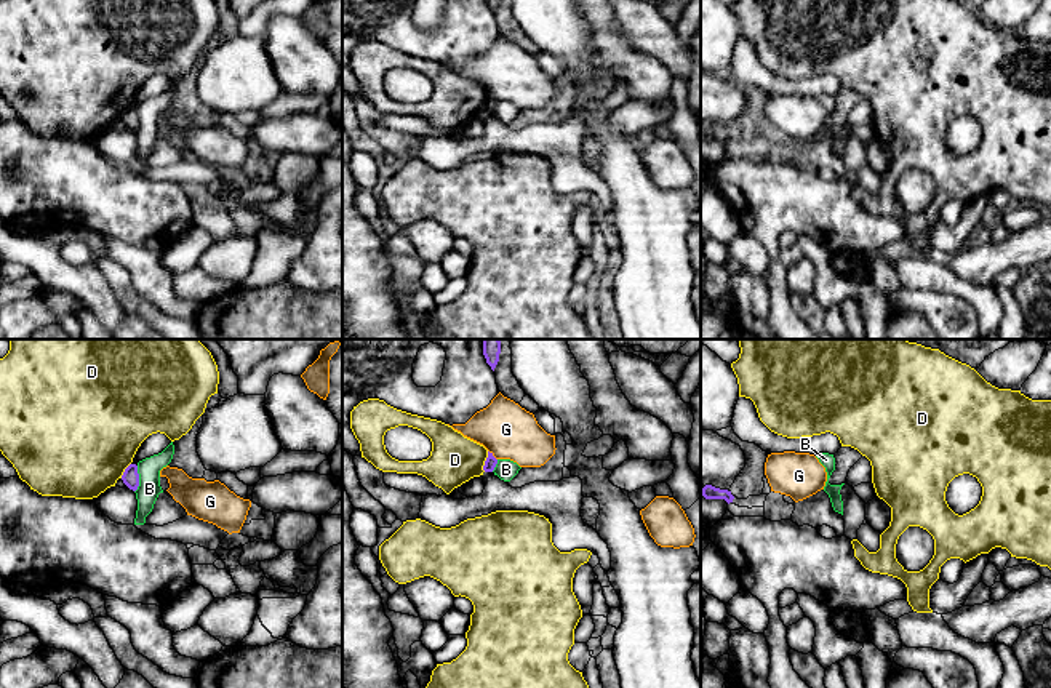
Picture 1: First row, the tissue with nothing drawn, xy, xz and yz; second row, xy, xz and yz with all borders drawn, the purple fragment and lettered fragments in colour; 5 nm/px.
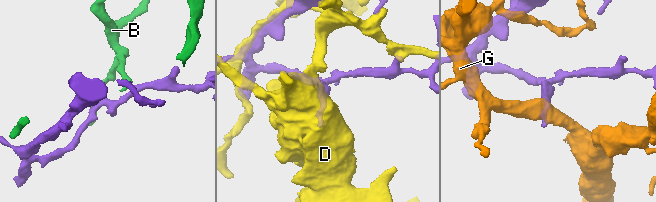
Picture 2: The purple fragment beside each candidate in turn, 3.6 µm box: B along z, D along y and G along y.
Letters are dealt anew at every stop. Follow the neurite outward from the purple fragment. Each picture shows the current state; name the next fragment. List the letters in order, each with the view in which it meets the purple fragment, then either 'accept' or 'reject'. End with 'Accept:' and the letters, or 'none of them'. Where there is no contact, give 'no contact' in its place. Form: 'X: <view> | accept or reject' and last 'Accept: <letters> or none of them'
B: xy | reject
D: xz | reject
G: xz | reject
Accept: none of them

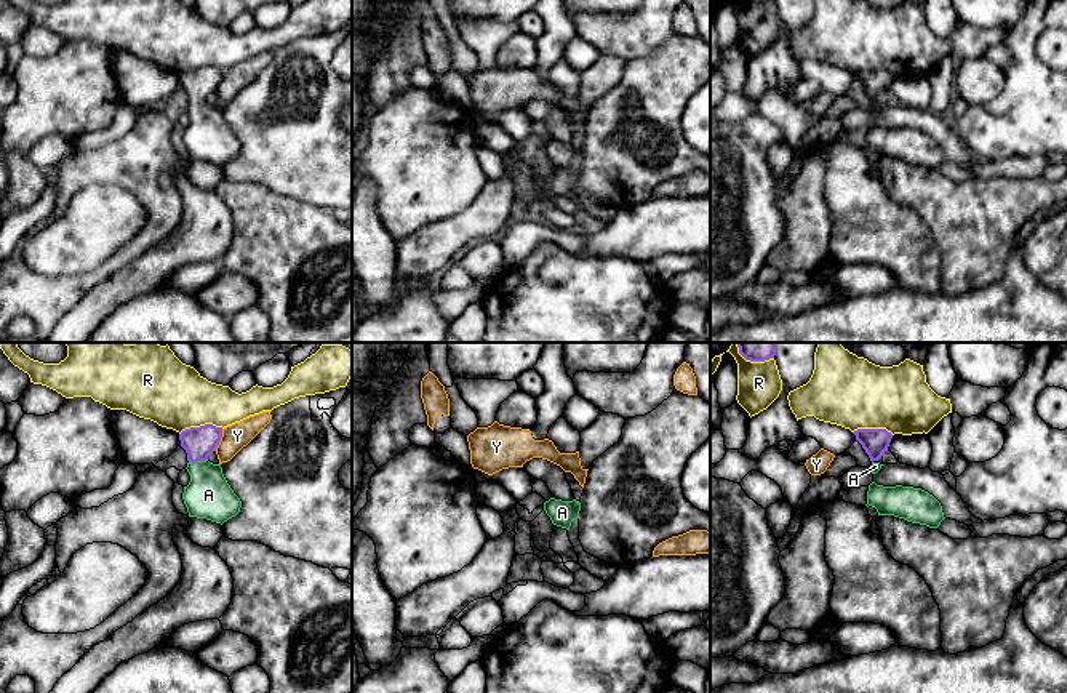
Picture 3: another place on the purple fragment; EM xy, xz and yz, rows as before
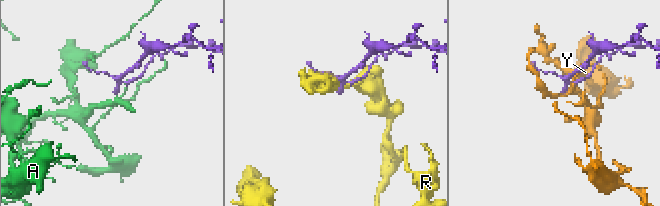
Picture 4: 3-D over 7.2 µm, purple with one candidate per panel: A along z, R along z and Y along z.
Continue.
A: xy | accept
R: xy | reject
Y: xy | reject
Accept: A

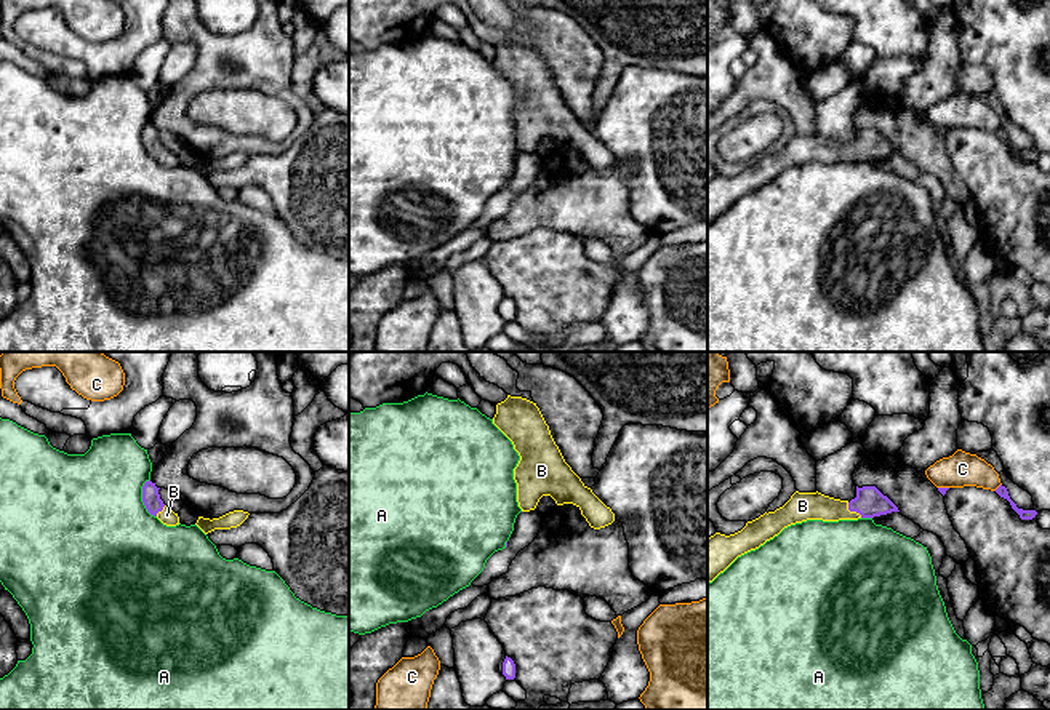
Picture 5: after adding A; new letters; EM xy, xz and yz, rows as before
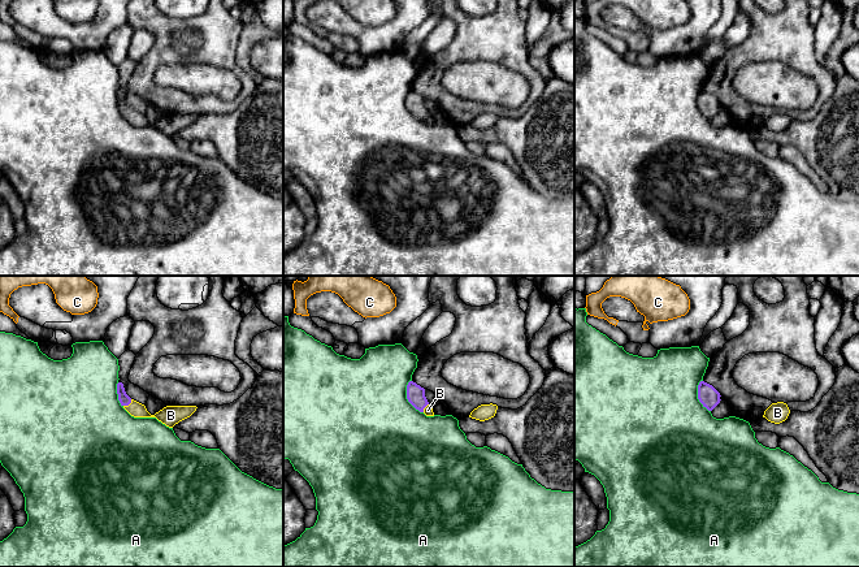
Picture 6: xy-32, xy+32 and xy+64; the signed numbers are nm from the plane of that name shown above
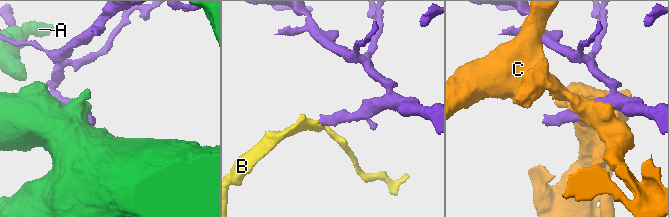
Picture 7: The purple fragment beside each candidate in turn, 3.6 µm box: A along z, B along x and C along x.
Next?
A: xy | reject
B: yz | accept
C: yz | reject
Accept: B

